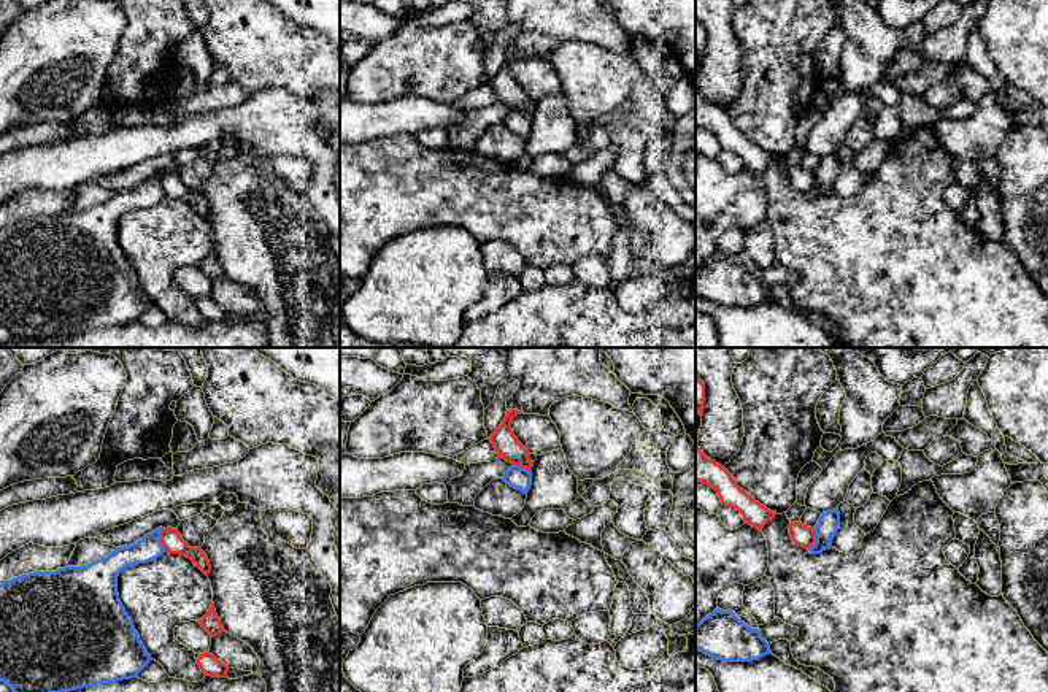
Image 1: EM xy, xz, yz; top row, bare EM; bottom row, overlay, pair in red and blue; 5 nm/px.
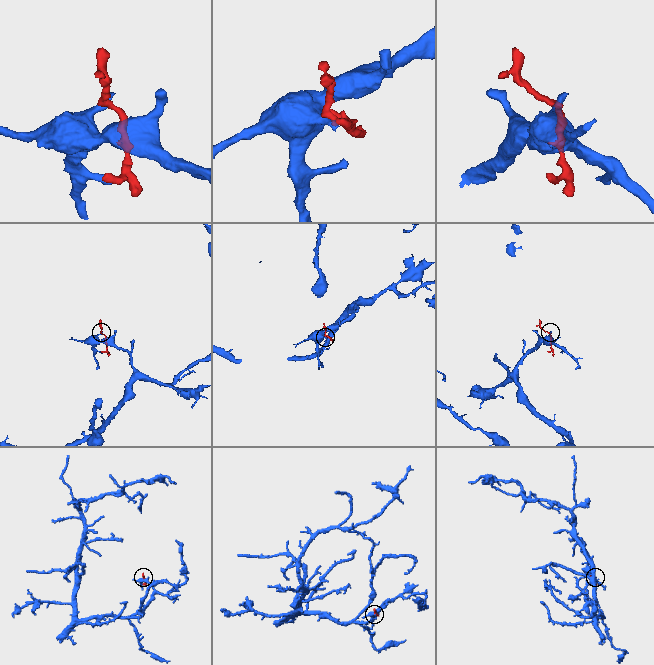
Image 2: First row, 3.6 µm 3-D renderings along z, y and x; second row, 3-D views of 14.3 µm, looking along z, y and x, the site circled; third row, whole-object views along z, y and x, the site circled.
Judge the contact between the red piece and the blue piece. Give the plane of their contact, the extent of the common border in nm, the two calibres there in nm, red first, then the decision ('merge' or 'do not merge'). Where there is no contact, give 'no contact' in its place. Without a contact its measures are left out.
meets red in xy; contact 120 nm long; 110 nm thick on the red side, 120 nm on the other; do not merge

